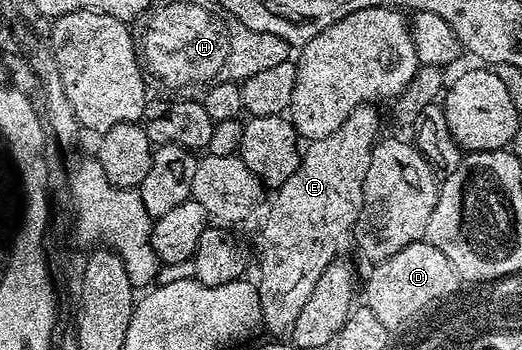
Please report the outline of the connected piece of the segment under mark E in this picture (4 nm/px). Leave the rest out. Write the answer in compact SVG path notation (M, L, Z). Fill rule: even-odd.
M359 104L354 111L330 134L321 140L311 141L303 149L298 170L286 178L286 182L275 193L268 217L260 228L260 284L258 283L258 316L272 332L287 333L294 318L310 298L314 282L322 270L337 257L336 247L344 235L353 231L360 207L364 201L364 179L370 166L372 150L377 143L376 131L380 128L380 116L372 104Z

